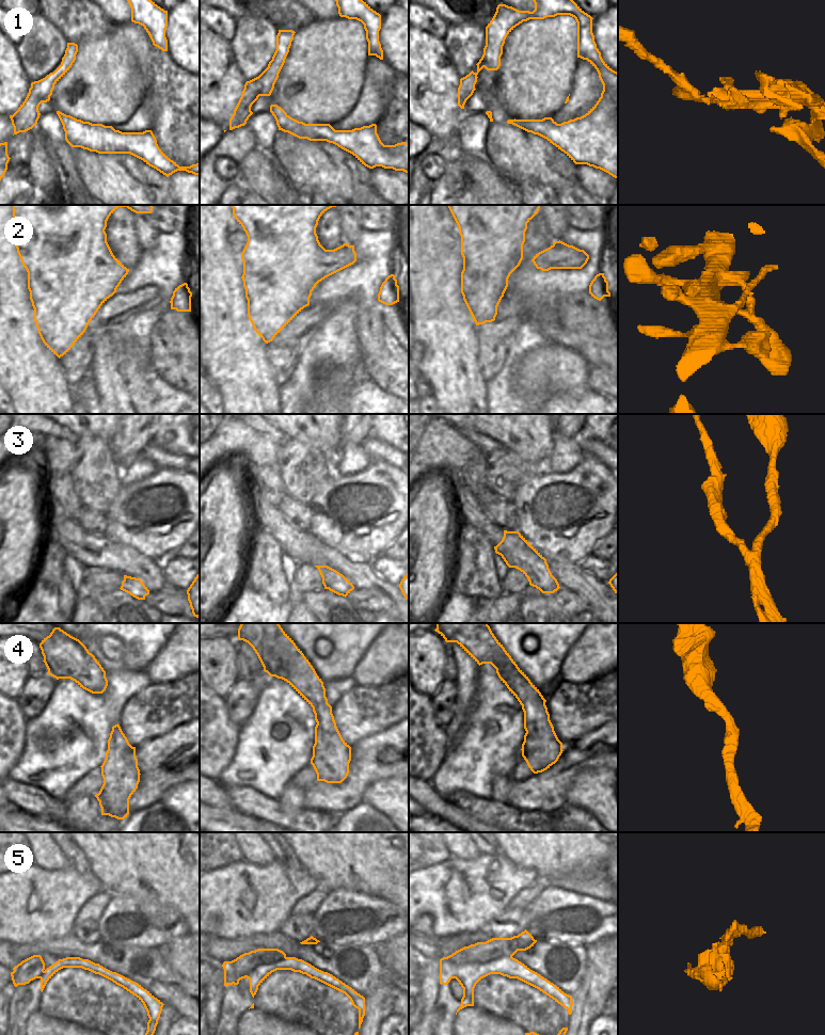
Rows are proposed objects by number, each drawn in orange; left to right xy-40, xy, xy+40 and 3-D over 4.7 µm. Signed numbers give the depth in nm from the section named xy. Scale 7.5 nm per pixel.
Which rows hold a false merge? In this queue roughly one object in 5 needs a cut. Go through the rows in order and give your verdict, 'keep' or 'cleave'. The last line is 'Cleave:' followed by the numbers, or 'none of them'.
1: cleave
2: keep
3: cleave
4: keep
5: cleave
Cleave: 1, 3, 5

